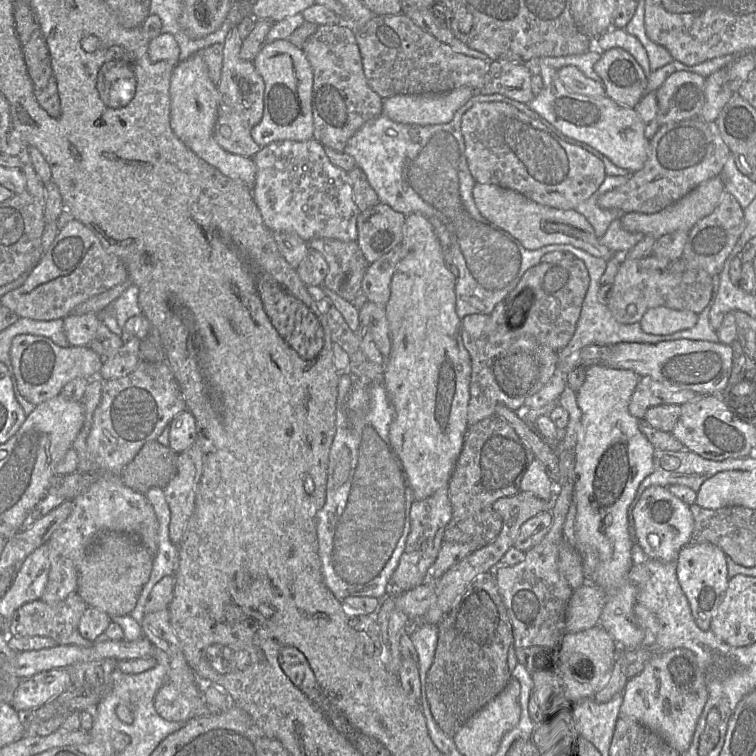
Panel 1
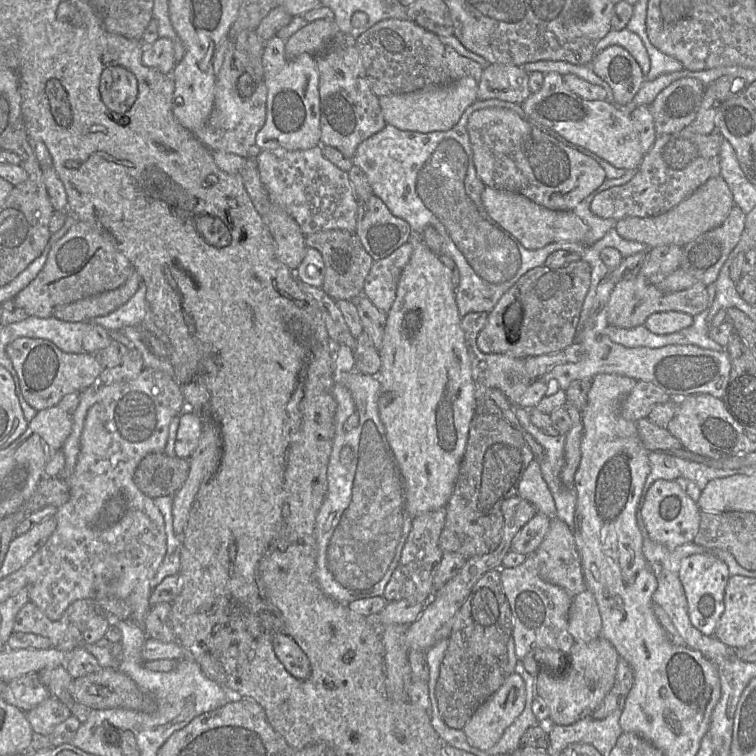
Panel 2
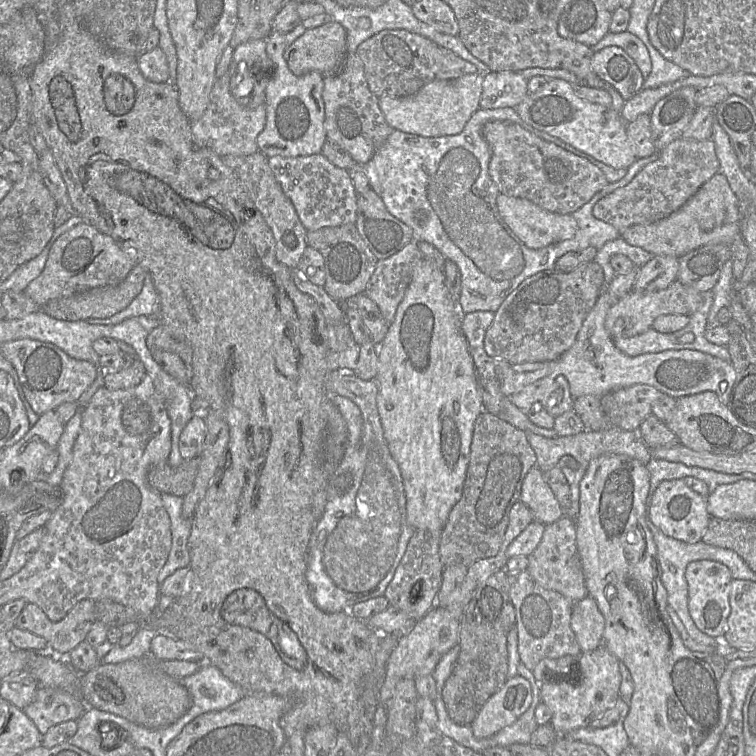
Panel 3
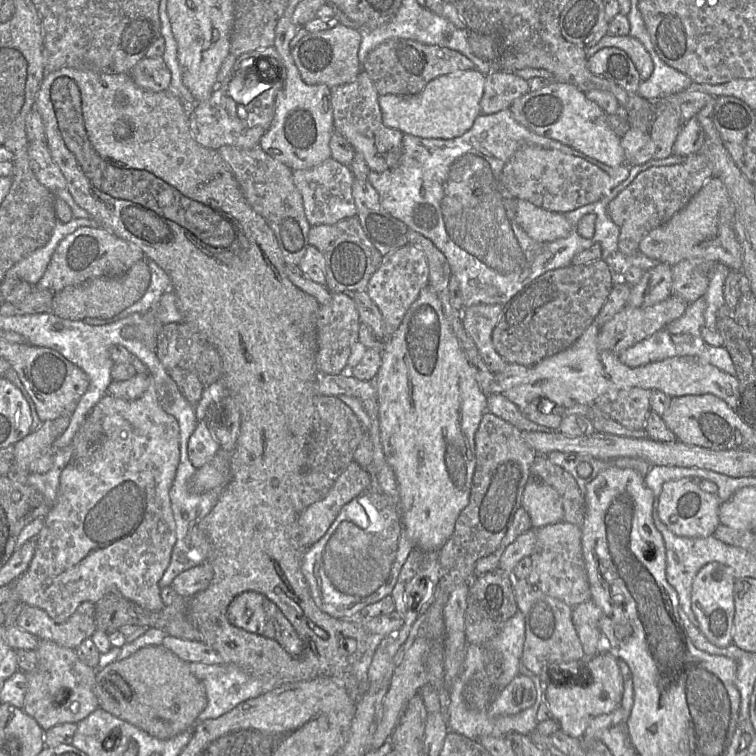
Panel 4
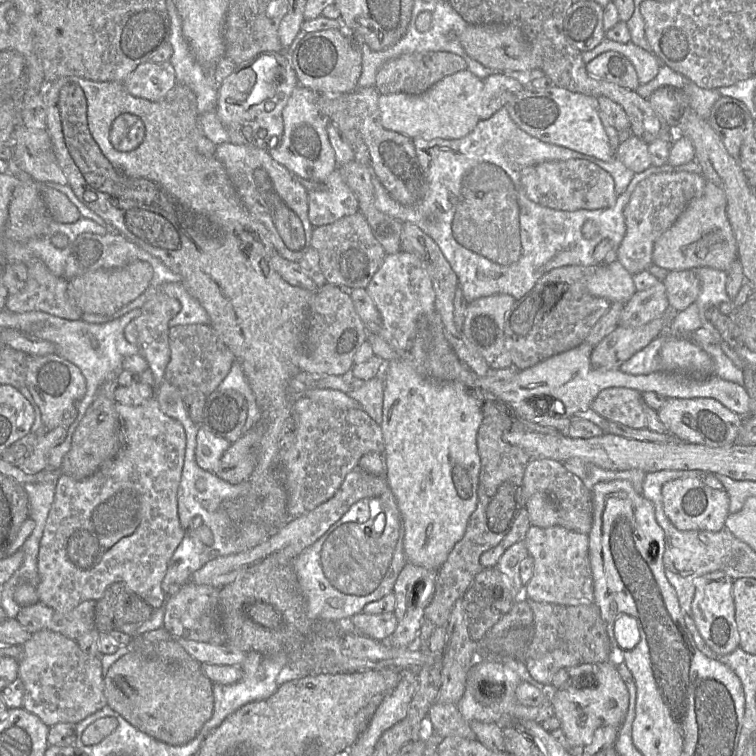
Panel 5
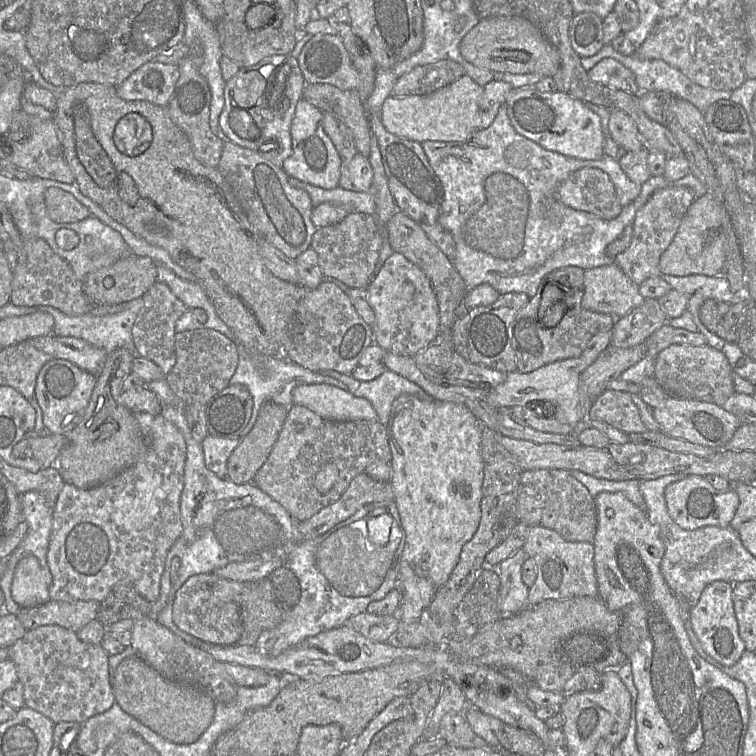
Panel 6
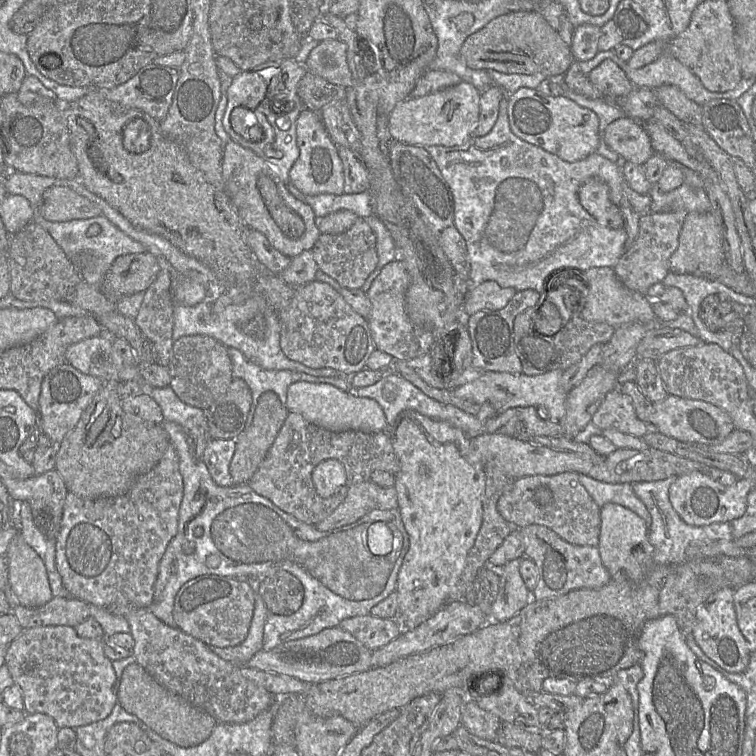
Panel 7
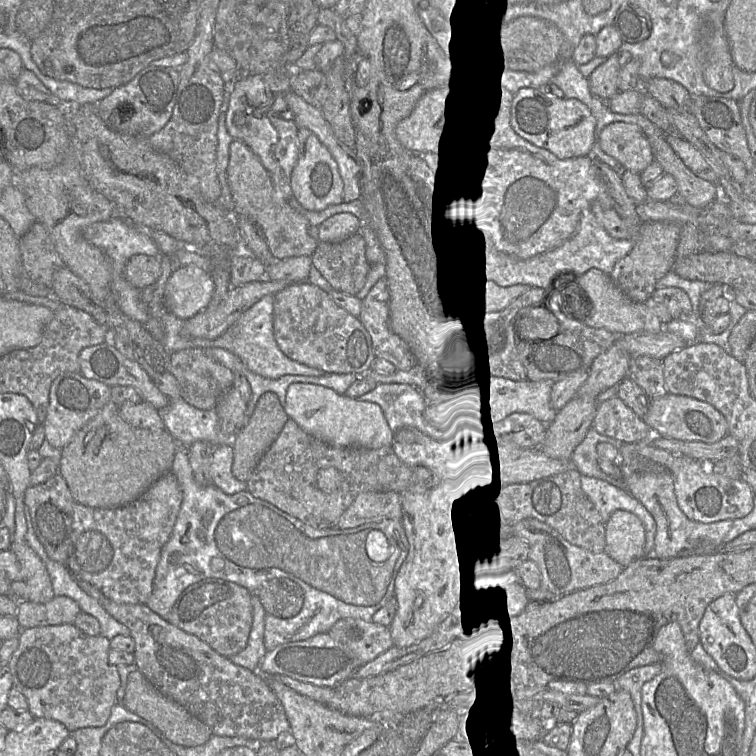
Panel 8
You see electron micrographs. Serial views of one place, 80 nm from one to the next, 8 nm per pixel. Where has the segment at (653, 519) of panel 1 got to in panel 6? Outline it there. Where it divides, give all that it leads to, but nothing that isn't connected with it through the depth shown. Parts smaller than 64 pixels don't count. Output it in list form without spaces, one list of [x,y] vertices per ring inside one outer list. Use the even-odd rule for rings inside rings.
[[[689,475],[669,484],[665,489],[668,513],[673,521],[685,530],[705,526],[729,527],[739,505],[739,497],[734,489],[718,491],[703,476]]]

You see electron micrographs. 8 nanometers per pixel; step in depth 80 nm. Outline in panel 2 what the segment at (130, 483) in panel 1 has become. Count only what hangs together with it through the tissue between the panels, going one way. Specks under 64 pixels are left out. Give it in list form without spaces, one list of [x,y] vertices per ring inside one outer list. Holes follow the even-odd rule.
[[[165,452],[146,455],[134,473],[134,482],[148,497],[173,496],[186,481],[189,459],[168,456]]]

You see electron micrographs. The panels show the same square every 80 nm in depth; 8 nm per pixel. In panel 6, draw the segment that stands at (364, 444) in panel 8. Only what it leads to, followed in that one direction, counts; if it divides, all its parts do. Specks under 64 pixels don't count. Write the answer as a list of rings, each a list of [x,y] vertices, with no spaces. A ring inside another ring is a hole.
[[[301,384],[294,388],[292,396],[293,405],[305,406],[327,420],[378,421],[378,415],[367,399],[331,385]]]

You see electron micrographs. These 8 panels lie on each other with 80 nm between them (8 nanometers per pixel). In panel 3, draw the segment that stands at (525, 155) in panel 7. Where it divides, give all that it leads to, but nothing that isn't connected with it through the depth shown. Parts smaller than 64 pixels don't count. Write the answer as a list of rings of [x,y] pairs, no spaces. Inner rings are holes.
[[[513,107],[496,109],[479,108],[456,135],[424,137],[394,129],[373,157],[363,165],[370,187],[382,198],[391,215],[412,228],[414,240],[427,241],[445,257],[455,262],[461,272],[461,295],[457,307],[461,315],[475,311],[496,312],[506,297],[526,278],[543,270],[554,269],[556,261],[565,253],[580,251],[590,245],[587,228],[578,228],[573,238],[550,244],[541,249],[527,247],[499,214],[496,199],[500,193],[489,175],[491,151],[483,137],[483,127],[490,121],[517,123],[536,136],[587,159],[599,167],[609,183],[622,179],[628,168],[614,169],[591,155],[570,146],[561,139],[526,123]]]

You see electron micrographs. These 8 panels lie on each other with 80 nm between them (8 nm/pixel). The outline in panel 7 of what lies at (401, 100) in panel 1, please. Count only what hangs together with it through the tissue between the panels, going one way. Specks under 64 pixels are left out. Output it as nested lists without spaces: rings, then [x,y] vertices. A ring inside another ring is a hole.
[[[460,83],[420,97],[399,102],[388,116],[388,130],[395,140],[409,145],[461,145],[471,138],[478,120],[481,92],[472,84]]]

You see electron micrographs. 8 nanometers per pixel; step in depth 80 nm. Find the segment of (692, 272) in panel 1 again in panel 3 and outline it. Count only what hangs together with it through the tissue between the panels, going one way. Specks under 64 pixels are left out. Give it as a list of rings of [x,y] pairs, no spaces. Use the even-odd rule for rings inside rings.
[[[672,282],[667,288],[649,293],[639,293],[634,290],[612,304],[608,310],[605,328],[612,339],[630,338],[652,328],[653,321],[661,315],[693,314],[702,305],[702,293],[681,283]]]

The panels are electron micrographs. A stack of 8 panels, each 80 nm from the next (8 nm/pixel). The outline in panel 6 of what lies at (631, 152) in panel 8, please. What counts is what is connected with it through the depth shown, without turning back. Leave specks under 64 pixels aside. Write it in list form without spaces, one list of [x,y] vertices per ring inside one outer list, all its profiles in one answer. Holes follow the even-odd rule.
[[[611,110],[608,129],[611,138],[623,150],[634,152],[644,148],[636,123],[624,111]]]

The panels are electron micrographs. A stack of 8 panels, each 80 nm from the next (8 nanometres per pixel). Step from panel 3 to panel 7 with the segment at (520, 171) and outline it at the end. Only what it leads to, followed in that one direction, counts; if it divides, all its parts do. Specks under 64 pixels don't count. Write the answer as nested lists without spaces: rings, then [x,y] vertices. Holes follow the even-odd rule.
[[[589,177],[580,186],[578,197],[583,208],[601,225],[610,229],[624,227],[620,207],[610,199],[609,186],[597,177]]]

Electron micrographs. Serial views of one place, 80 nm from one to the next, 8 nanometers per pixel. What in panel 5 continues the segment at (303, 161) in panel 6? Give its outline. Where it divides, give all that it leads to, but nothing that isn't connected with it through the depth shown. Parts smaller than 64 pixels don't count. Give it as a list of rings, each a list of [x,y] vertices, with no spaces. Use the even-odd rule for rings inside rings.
[[[298,84],[283,109],[284,130],[280,144],[268,152],[296,177],[323,182],[338,165],[328,139],[329,117],[317,106],[318,92]]]

